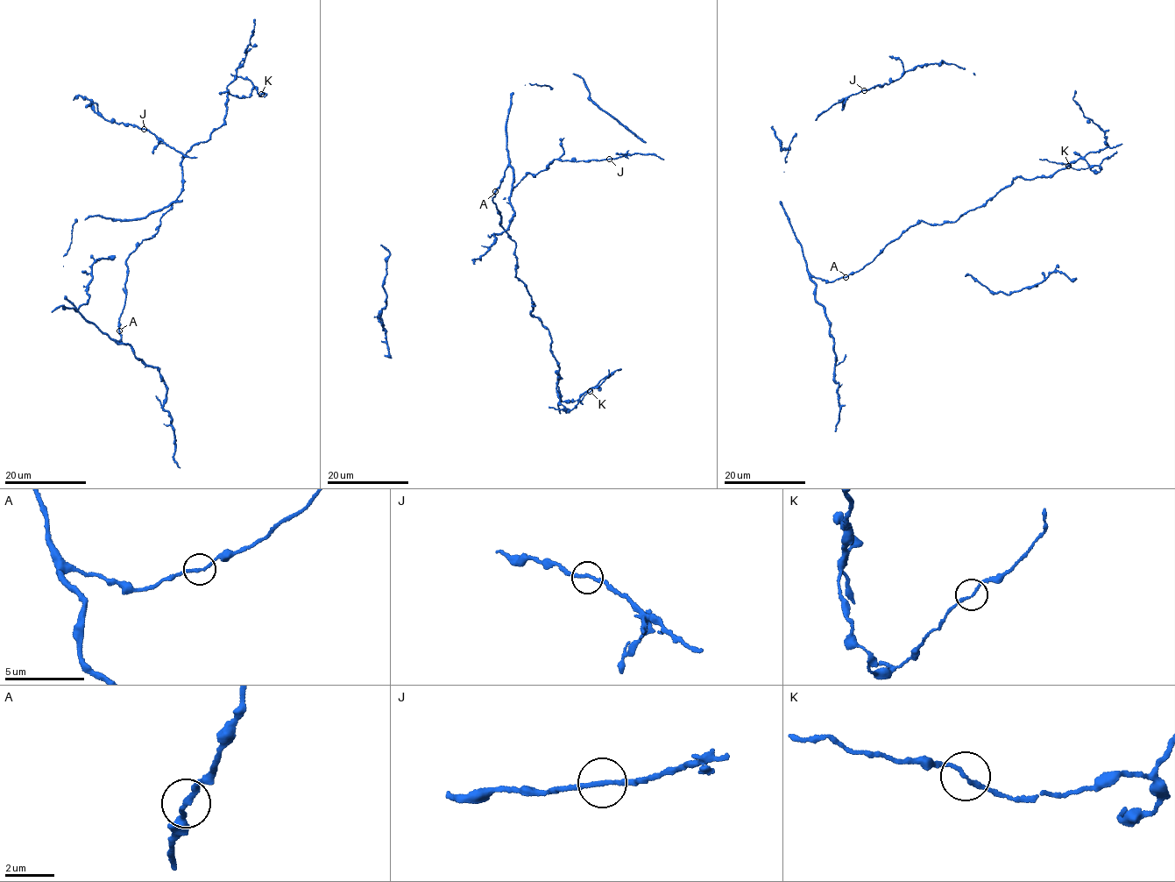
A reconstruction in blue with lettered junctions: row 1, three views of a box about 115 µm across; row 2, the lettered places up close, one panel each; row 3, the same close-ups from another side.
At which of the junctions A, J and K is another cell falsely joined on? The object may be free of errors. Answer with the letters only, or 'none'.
none

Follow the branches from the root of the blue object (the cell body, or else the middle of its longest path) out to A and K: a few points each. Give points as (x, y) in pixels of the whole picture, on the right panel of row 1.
A: (802, 250), (807, 270), (812, 275), (831, 281), (845, 277)
K: (802, 250), (812, 275), (834, 281), (1018, 177), (1080, 158), (1100, 169), (1068, 166)

